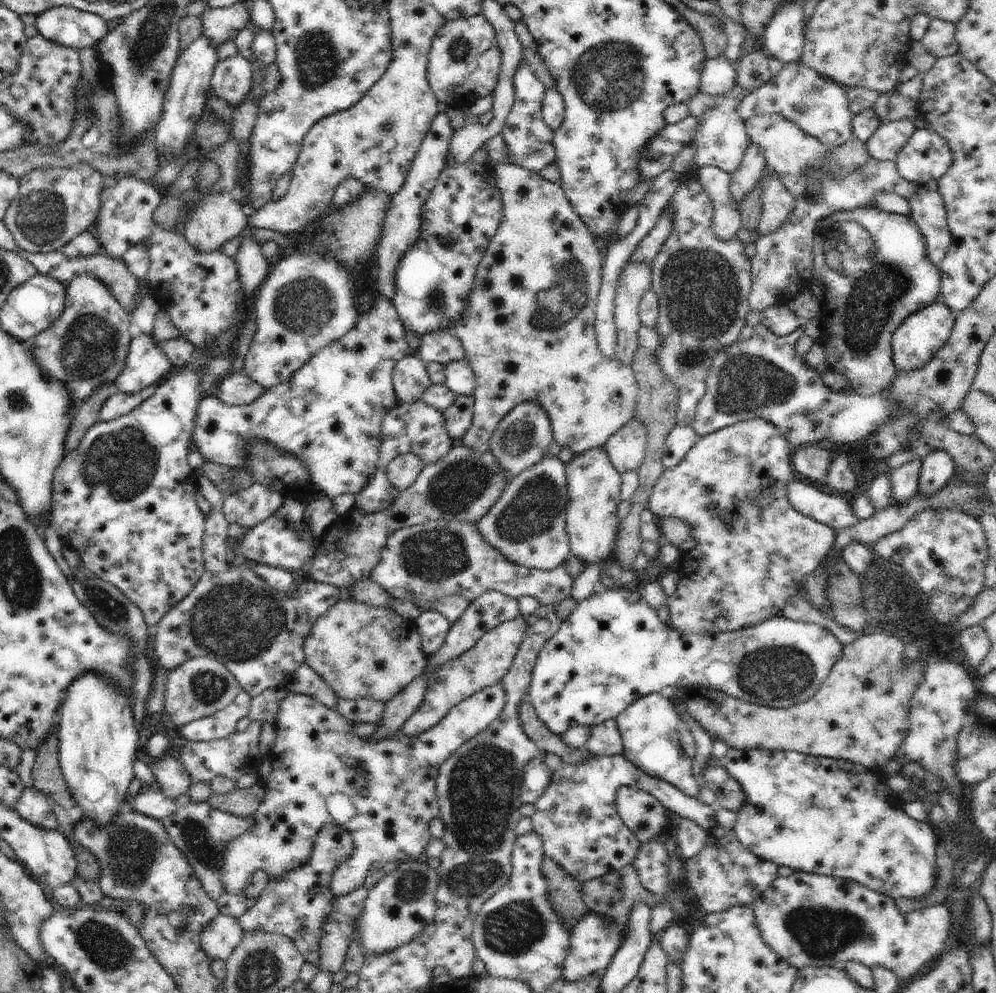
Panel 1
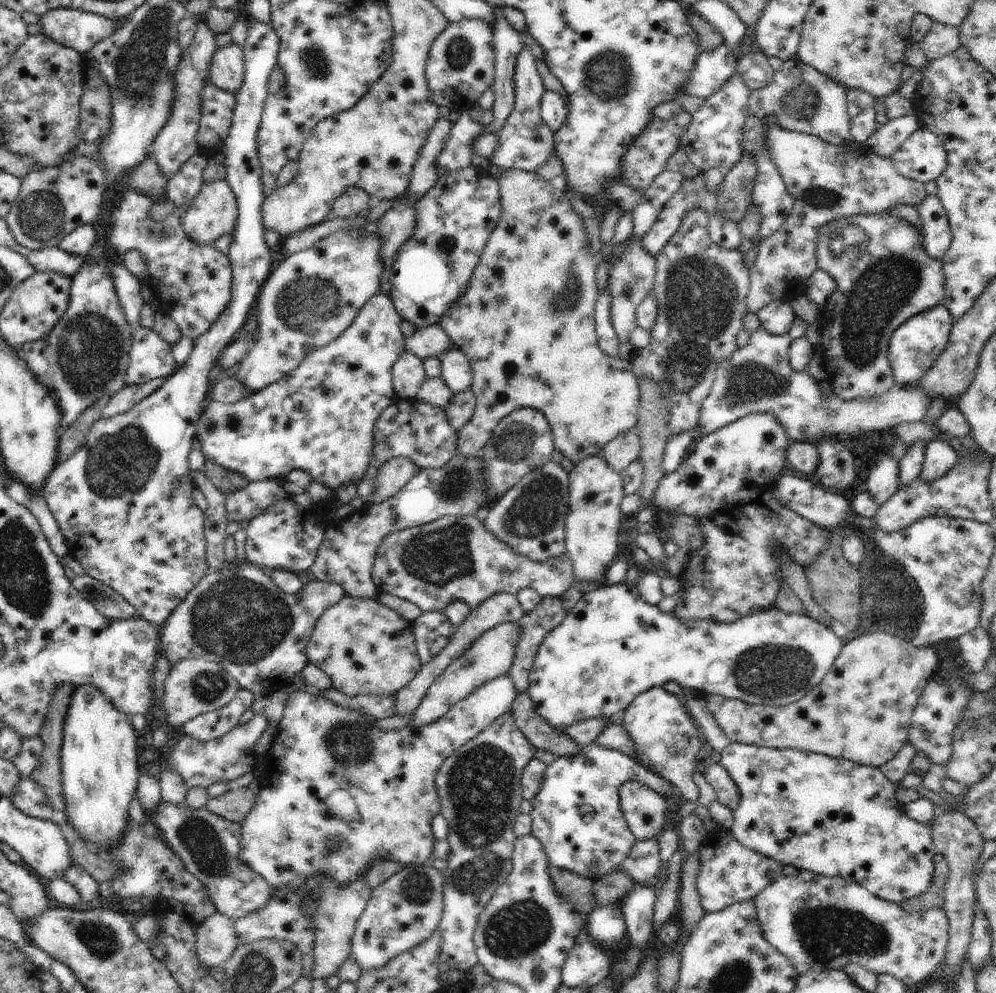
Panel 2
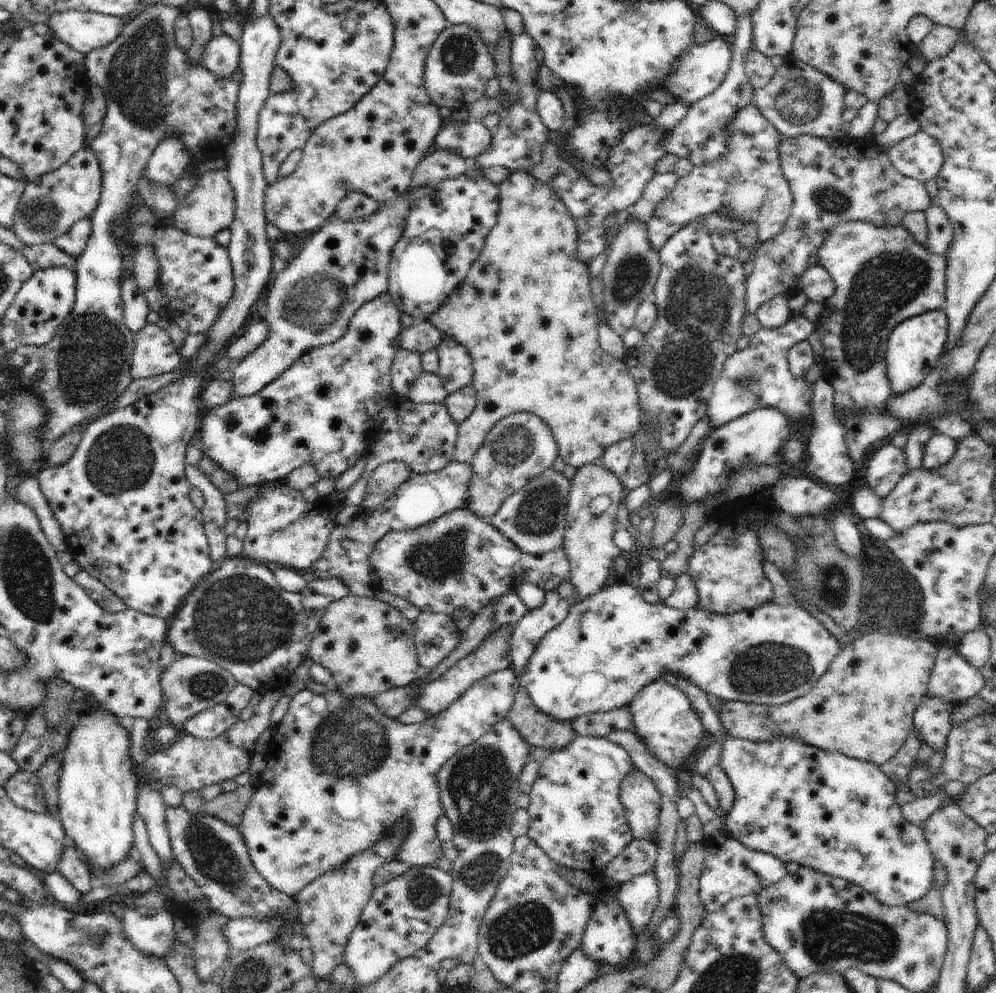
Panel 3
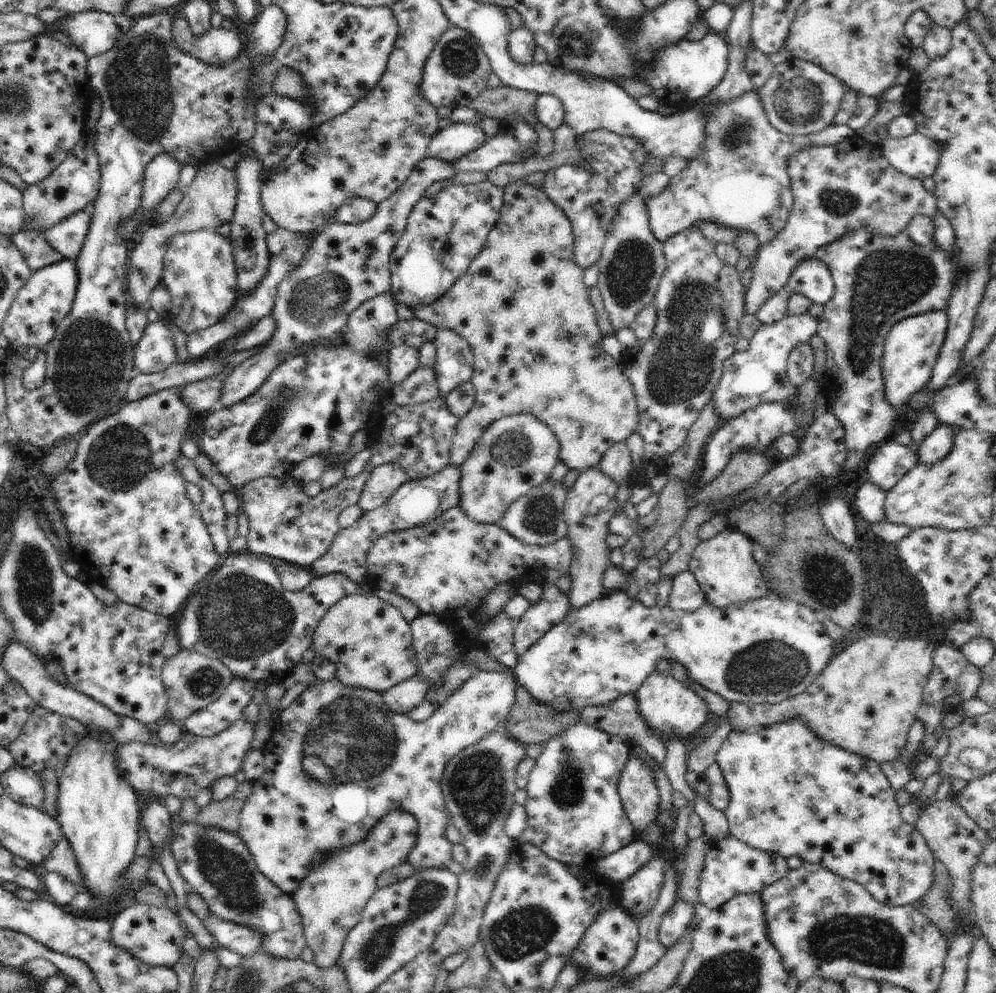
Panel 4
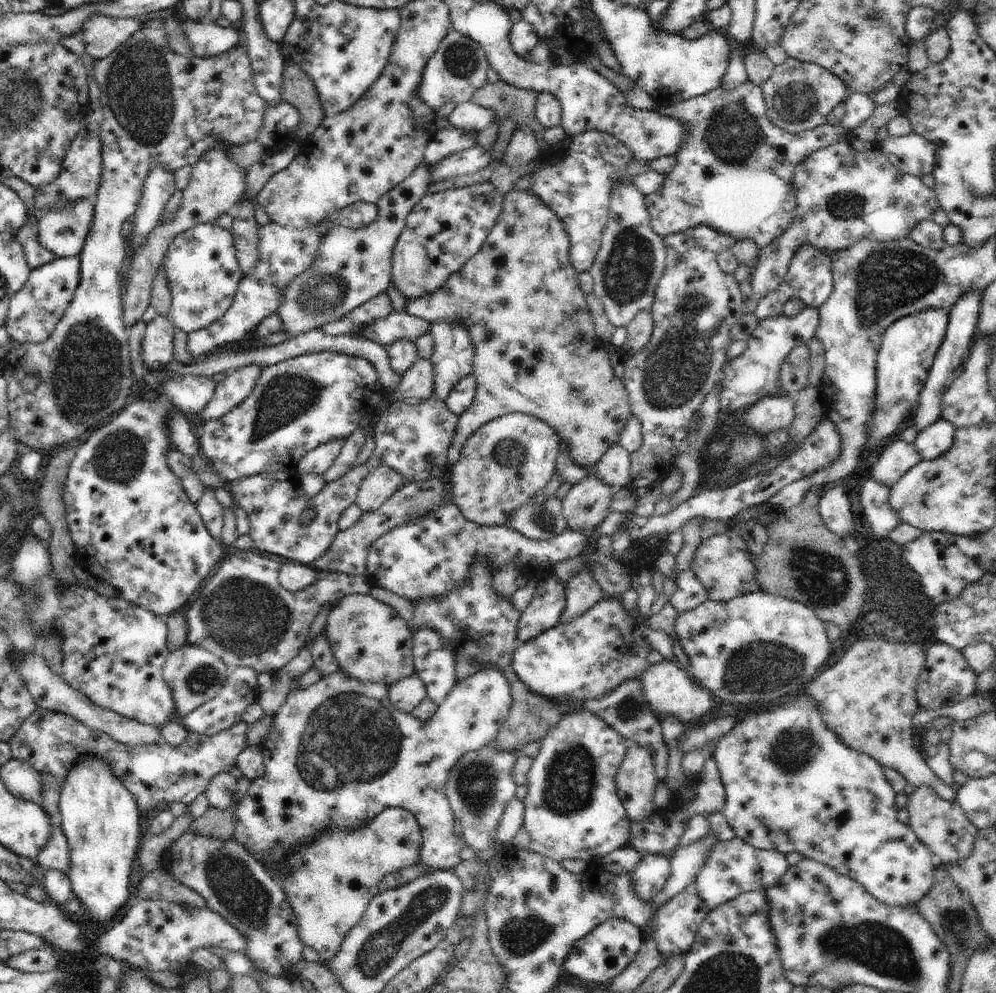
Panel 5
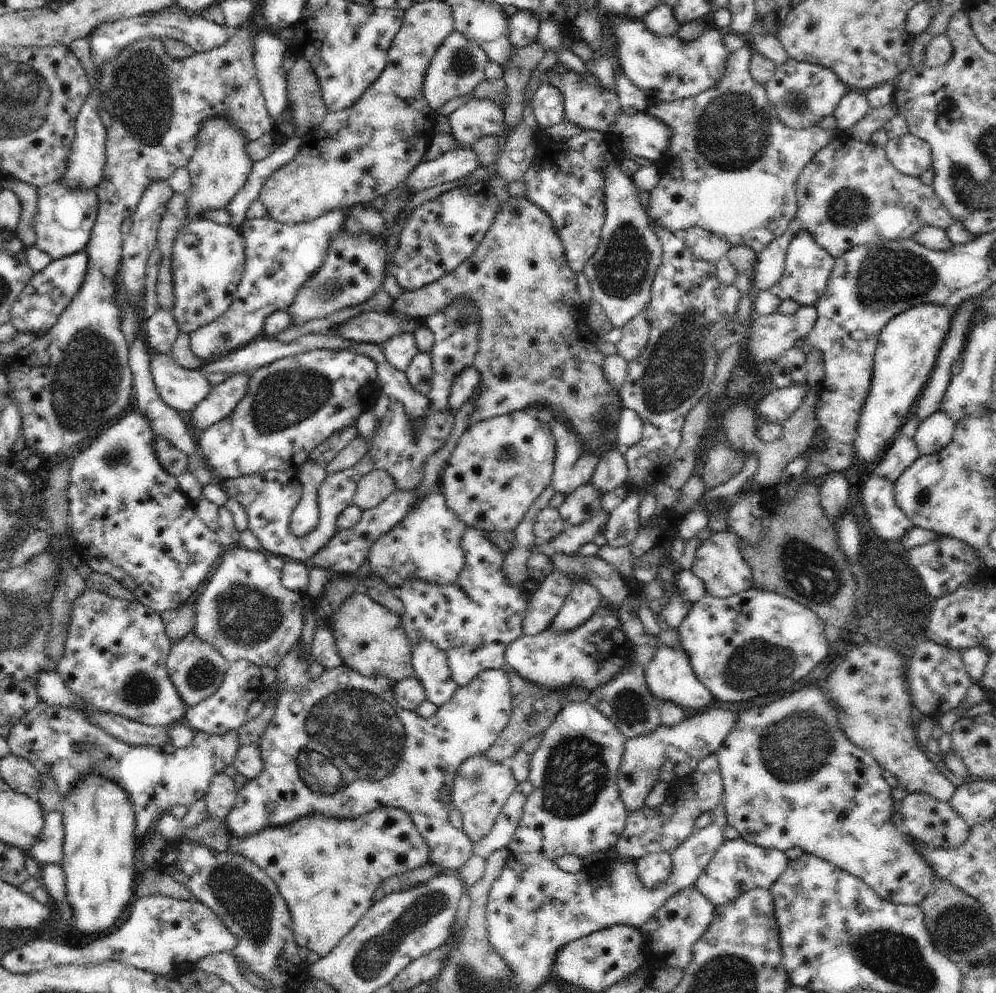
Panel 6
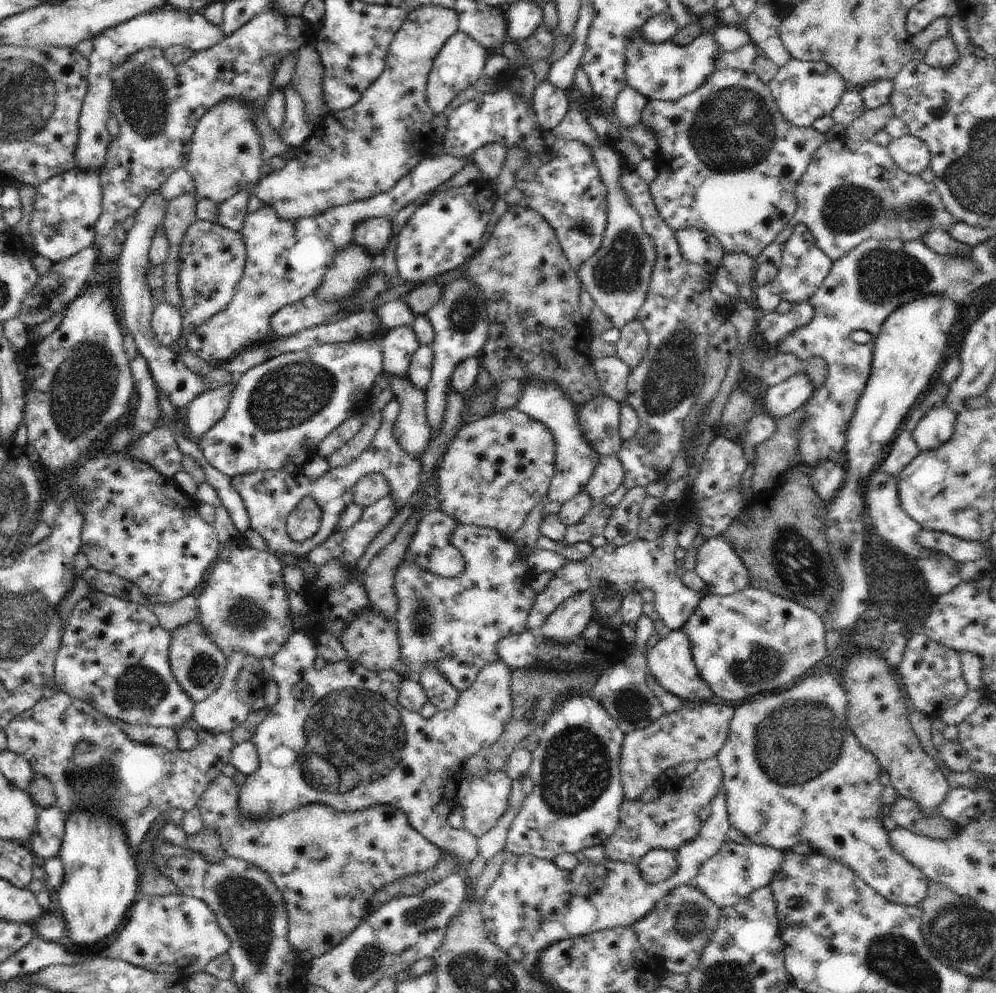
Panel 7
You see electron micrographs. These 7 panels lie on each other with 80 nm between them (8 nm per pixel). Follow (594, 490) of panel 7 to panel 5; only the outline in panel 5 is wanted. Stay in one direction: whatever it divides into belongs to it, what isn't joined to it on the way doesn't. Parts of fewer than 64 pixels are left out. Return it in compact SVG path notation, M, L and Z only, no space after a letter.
M614 444L595 465L596 478L608 486L628 487L631 462L630 452L620 444Z

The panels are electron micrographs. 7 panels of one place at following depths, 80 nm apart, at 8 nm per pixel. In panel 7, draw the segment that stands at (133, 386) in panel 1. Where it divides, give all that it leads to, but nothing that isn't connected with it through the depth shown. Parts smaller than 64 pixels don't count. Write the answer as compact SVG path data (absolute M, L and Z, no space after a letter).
M164 302L154 306L150 326L164 348L170 348L181 336L181 322L179 307Z

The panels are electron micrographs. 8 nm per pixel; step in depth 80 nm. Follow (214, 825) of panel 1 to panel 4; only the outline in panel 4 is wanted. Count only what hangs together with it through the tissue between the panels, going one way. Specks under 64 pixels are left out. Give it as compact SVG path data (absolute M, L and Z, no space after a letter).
M179 816L172 818L171 831L174 832L174 840L172 840L171 849L180 875L190 884L189 891L202 896L213 915L240 924L240 926L250 926L252 930L260 932L262 944L257 949L258 951L270 954L272 958L288 958L288 960L299 958L307 946L307 942L304 938L304 928L298 908L290 895L280 890L274 882L270 882L258 870L255 859L237 832L226 832L226 830L218 830L218 828L210 828L210 826L200 826L195 821L180 822Z

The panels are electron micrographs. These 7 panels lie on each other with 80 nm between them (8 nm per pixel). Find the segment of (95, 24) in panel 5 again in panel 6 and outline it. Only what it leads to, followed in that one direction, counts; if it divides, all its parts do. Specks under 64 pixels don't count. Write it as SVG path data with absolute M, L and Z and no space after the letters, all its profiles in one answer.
M164 10L160 11L158 16L140 15L134 18L122 19L116 22L105 22L92 30L88 39L91 46L91 59L97 66L98 74L101 73L101 66L110 59L116 58L132 42L140 39L157 38L160 41L174 39L185 42L194 49L195 53L207 53L215 48L221 47L233 34L236 34L238 28L230 28L225 24L218 24L216 21L208 21L204 18L188 13L182 10Z

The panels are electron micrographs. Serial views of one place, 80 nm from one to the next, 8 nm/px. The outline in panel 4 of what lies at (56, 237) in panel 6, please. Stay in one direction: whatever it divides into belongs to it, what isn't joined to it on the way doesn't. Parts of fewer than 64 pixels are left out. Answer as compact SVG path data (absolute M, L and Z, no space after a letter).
M93 204L72 214L44 232L46 242L64 259L76 260L85 244L93 216Z

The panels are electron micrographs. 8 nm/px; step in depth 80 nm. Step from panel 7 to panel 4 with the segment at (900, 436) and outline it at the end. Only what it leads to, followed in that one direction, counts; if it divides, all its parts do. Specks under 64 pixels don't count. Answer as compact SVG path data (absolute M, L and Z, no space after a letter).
M891 438L879 448L868 464L868 481L888 493L913 467L919 464L918 451Z

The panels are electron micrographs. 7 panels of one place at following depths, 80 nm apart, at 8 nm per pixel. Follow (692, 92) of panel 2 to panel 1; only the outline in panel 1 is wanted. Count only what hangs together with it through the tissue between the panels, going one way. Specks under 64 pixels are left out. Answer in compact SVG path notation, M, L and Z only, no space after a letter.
M724 53L719 57L706 60L700 81L700 92L725 95L736 86L737 70L728 63Z

